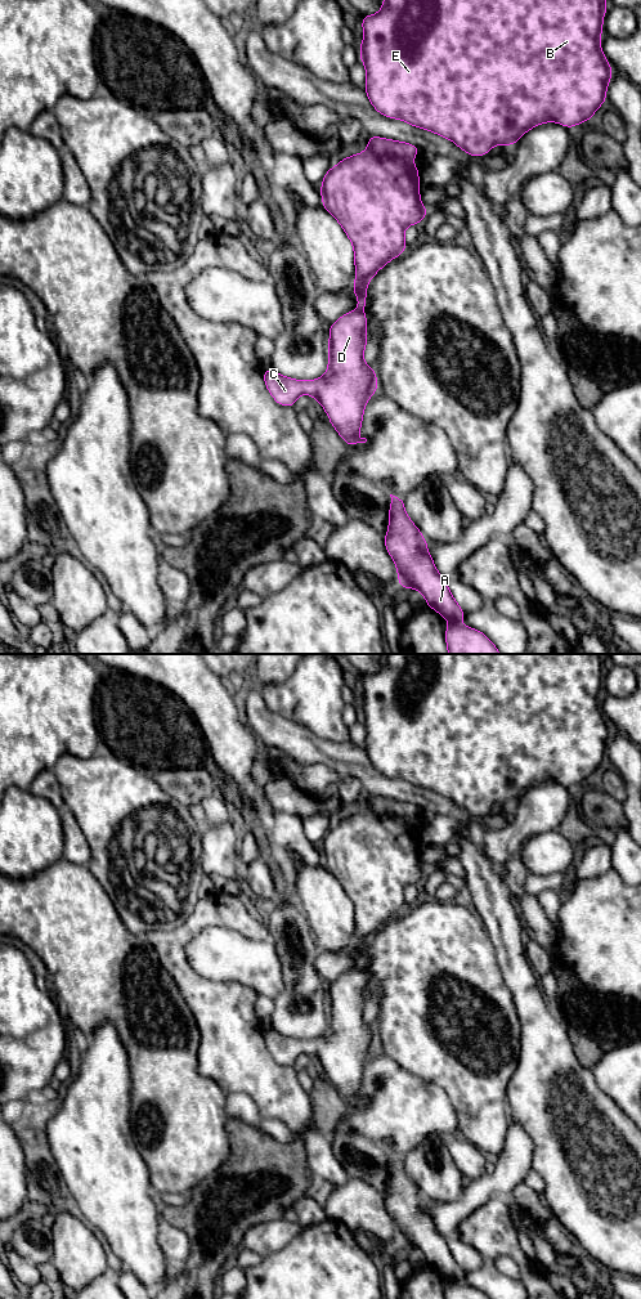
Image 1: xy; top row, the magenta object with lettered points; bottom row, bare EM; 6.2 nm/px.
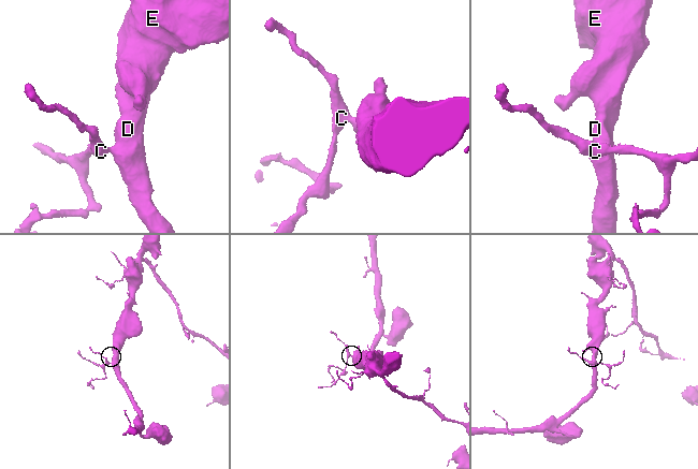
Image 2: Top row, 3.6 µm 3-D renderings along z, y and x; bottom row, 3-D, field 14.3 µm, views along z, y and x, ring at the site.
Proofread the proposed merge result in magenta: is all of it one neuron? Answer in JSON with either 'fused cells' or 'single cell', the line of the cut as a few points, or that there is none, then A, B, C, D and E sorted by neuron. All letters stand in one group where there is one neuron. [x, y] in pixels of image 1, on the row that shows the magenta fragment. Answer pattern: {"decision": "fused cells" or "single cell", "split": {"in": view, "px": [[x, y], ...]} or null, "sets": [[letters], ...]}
{"decision": "single cell", "split": null, "sets": [["A", "B", "C", "D", "E"]]}

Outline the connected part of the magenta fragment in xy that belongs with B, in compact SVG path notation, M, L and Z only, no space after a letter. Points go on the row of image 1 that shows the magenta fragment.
M384 0L382 9L375 15L363 15L362 27L364 32L364 39L362 41L362 46L359 48L360 59L364 63L367 71L366 79L366 94L375 107L375 109L382 113L389 118L399 118L414 127L426 129L438 135L441 135L452 142L454 142L458 148L467 152L469 156L484 156L489 153L494 144L506 144L512 145L516 143L523 134L534 126L550 121L555 121L557 124L564 125L570 129L578 124L588 121L592 115L599 109L599 107L606 102L606 88L608 82L613 76L613 70L604 57L601 46L600 46L600 36L602 33L602 19L606 12L608 4L606 0Z

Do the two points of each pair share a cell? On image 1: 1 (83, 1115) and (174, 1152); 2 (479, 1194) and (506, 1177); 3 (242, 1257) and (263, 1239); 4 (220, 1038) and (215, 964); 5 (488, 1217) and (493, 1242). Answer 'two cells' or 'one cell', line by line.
1: two cells
2: one cell
3: two cells
4: two cells
5: one cell

